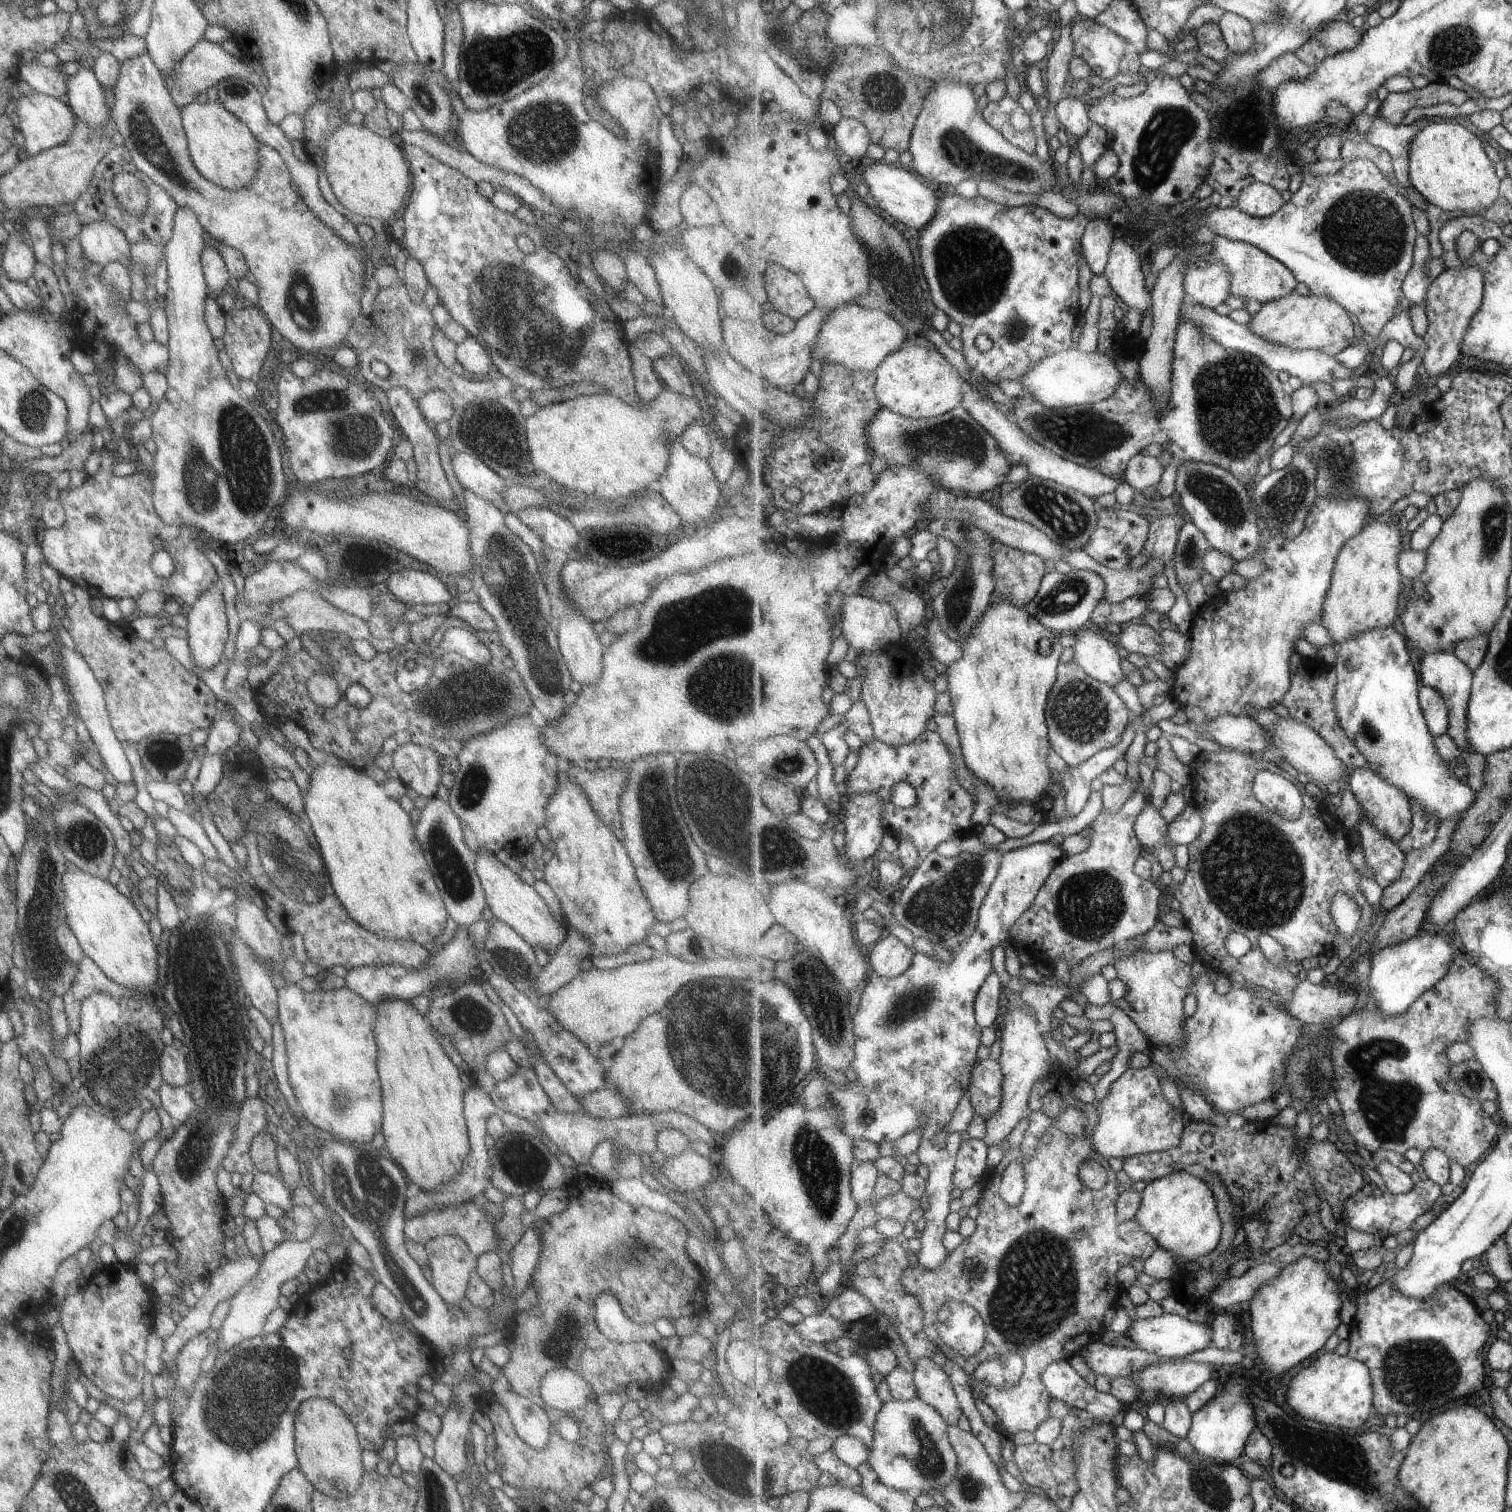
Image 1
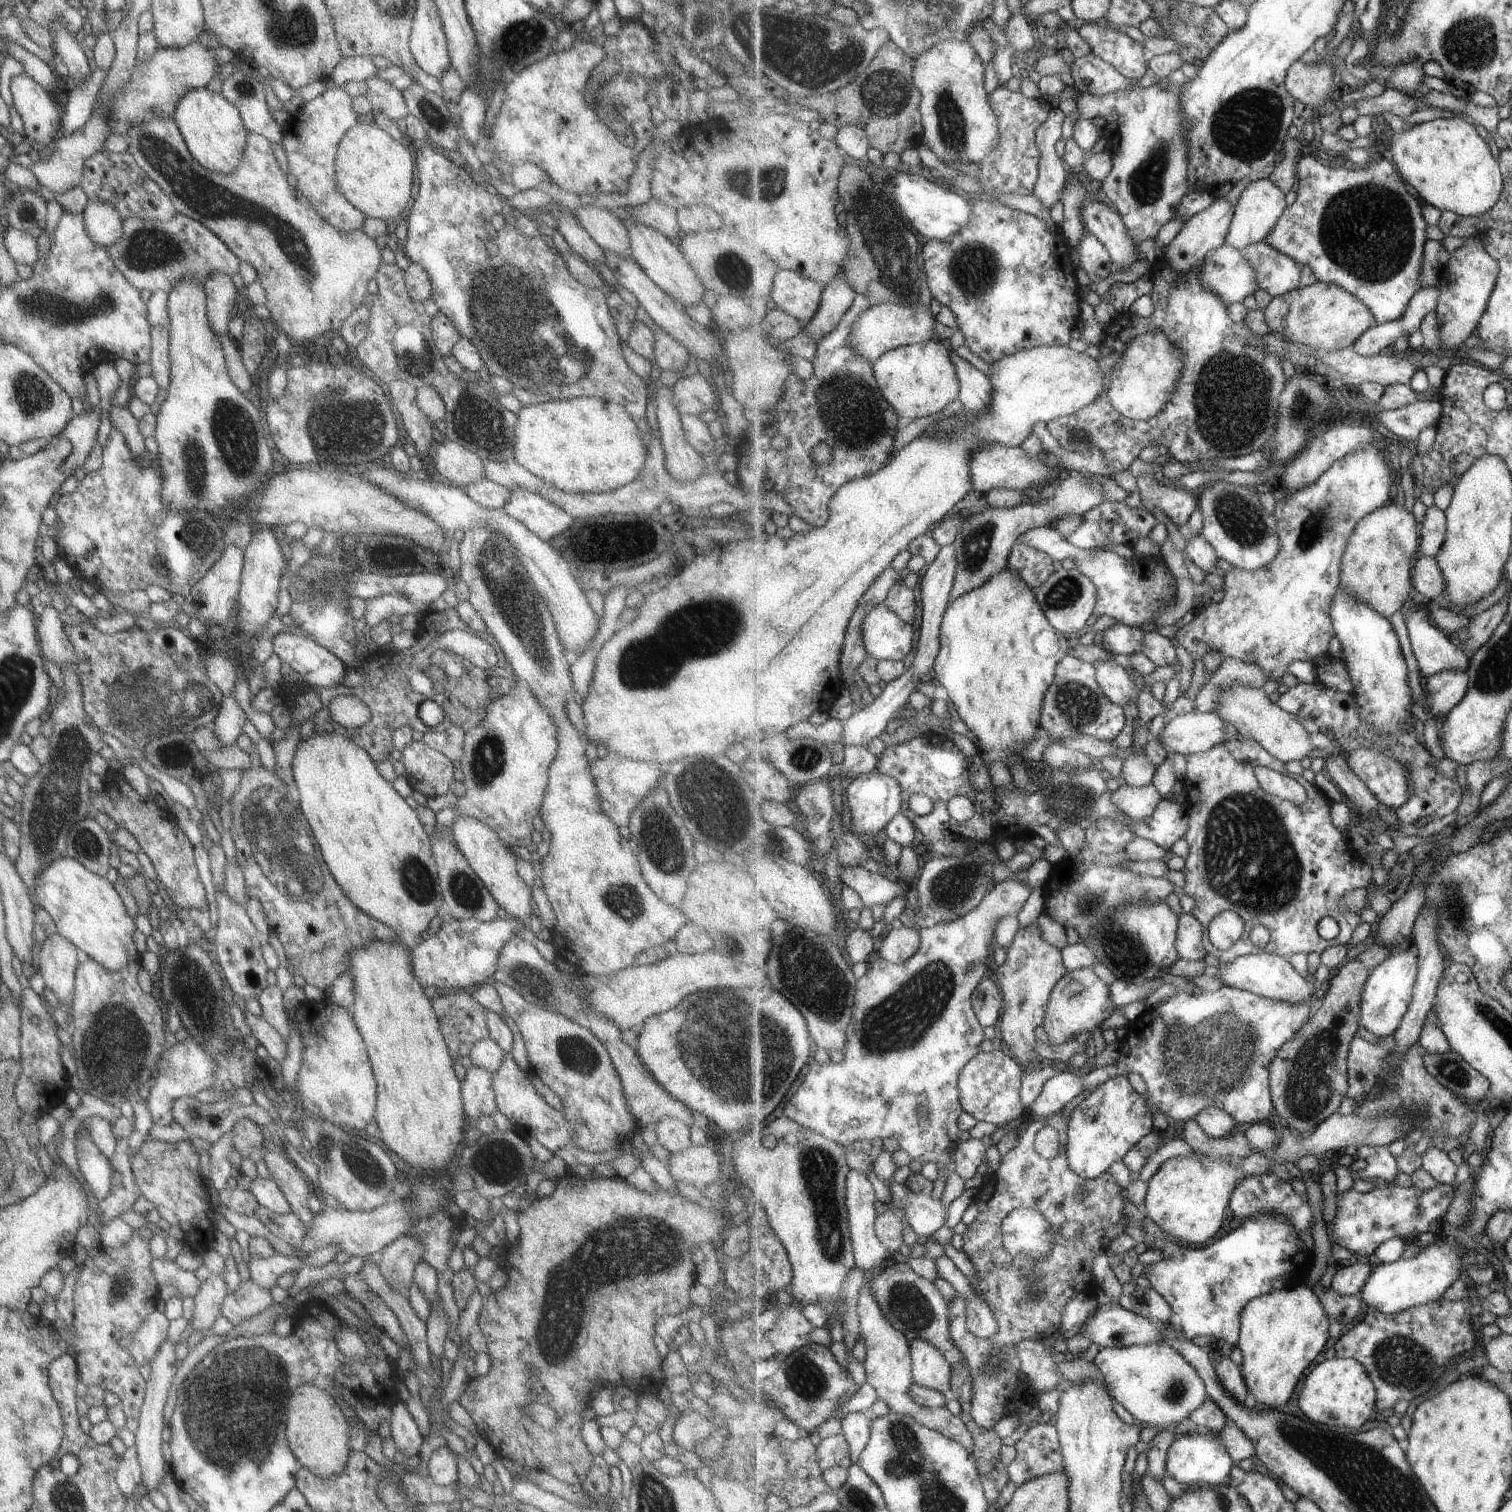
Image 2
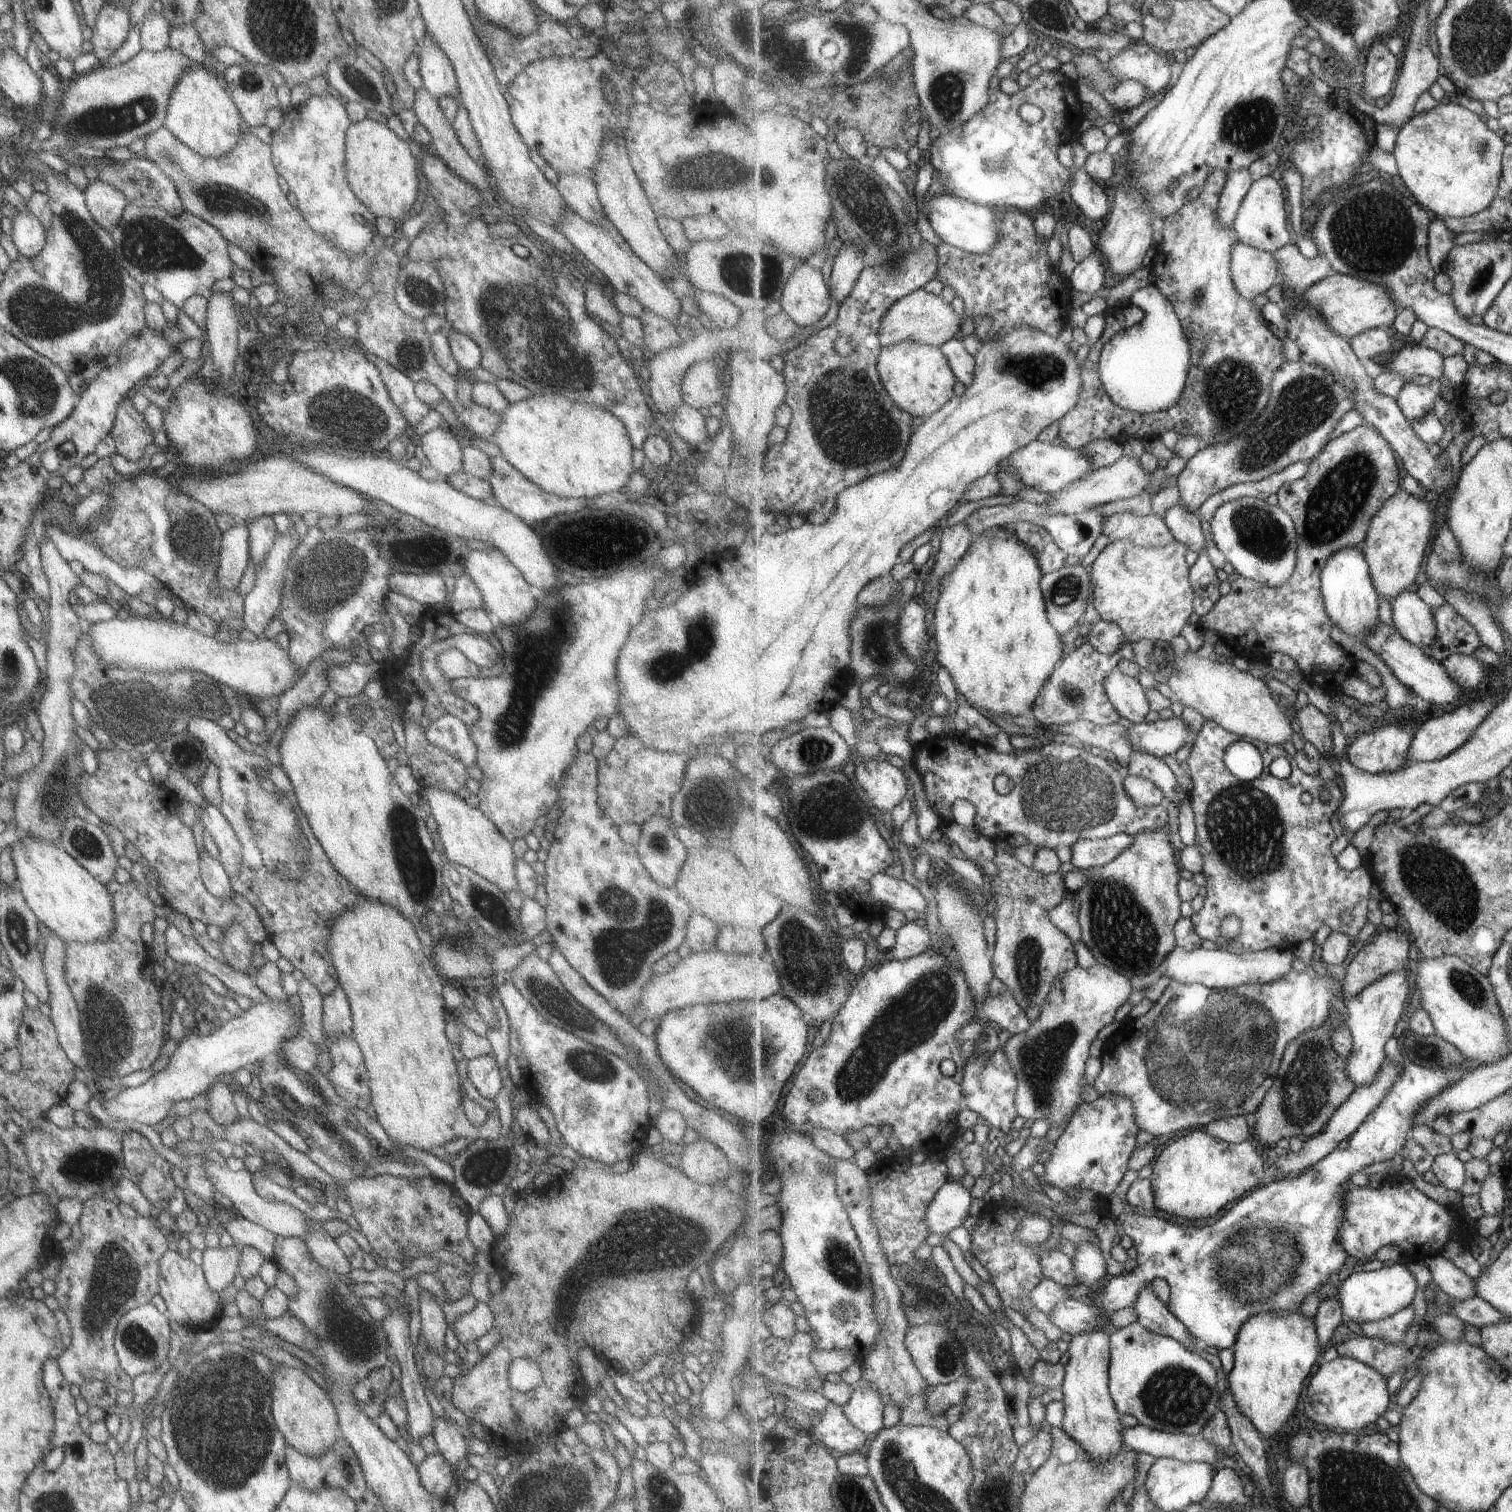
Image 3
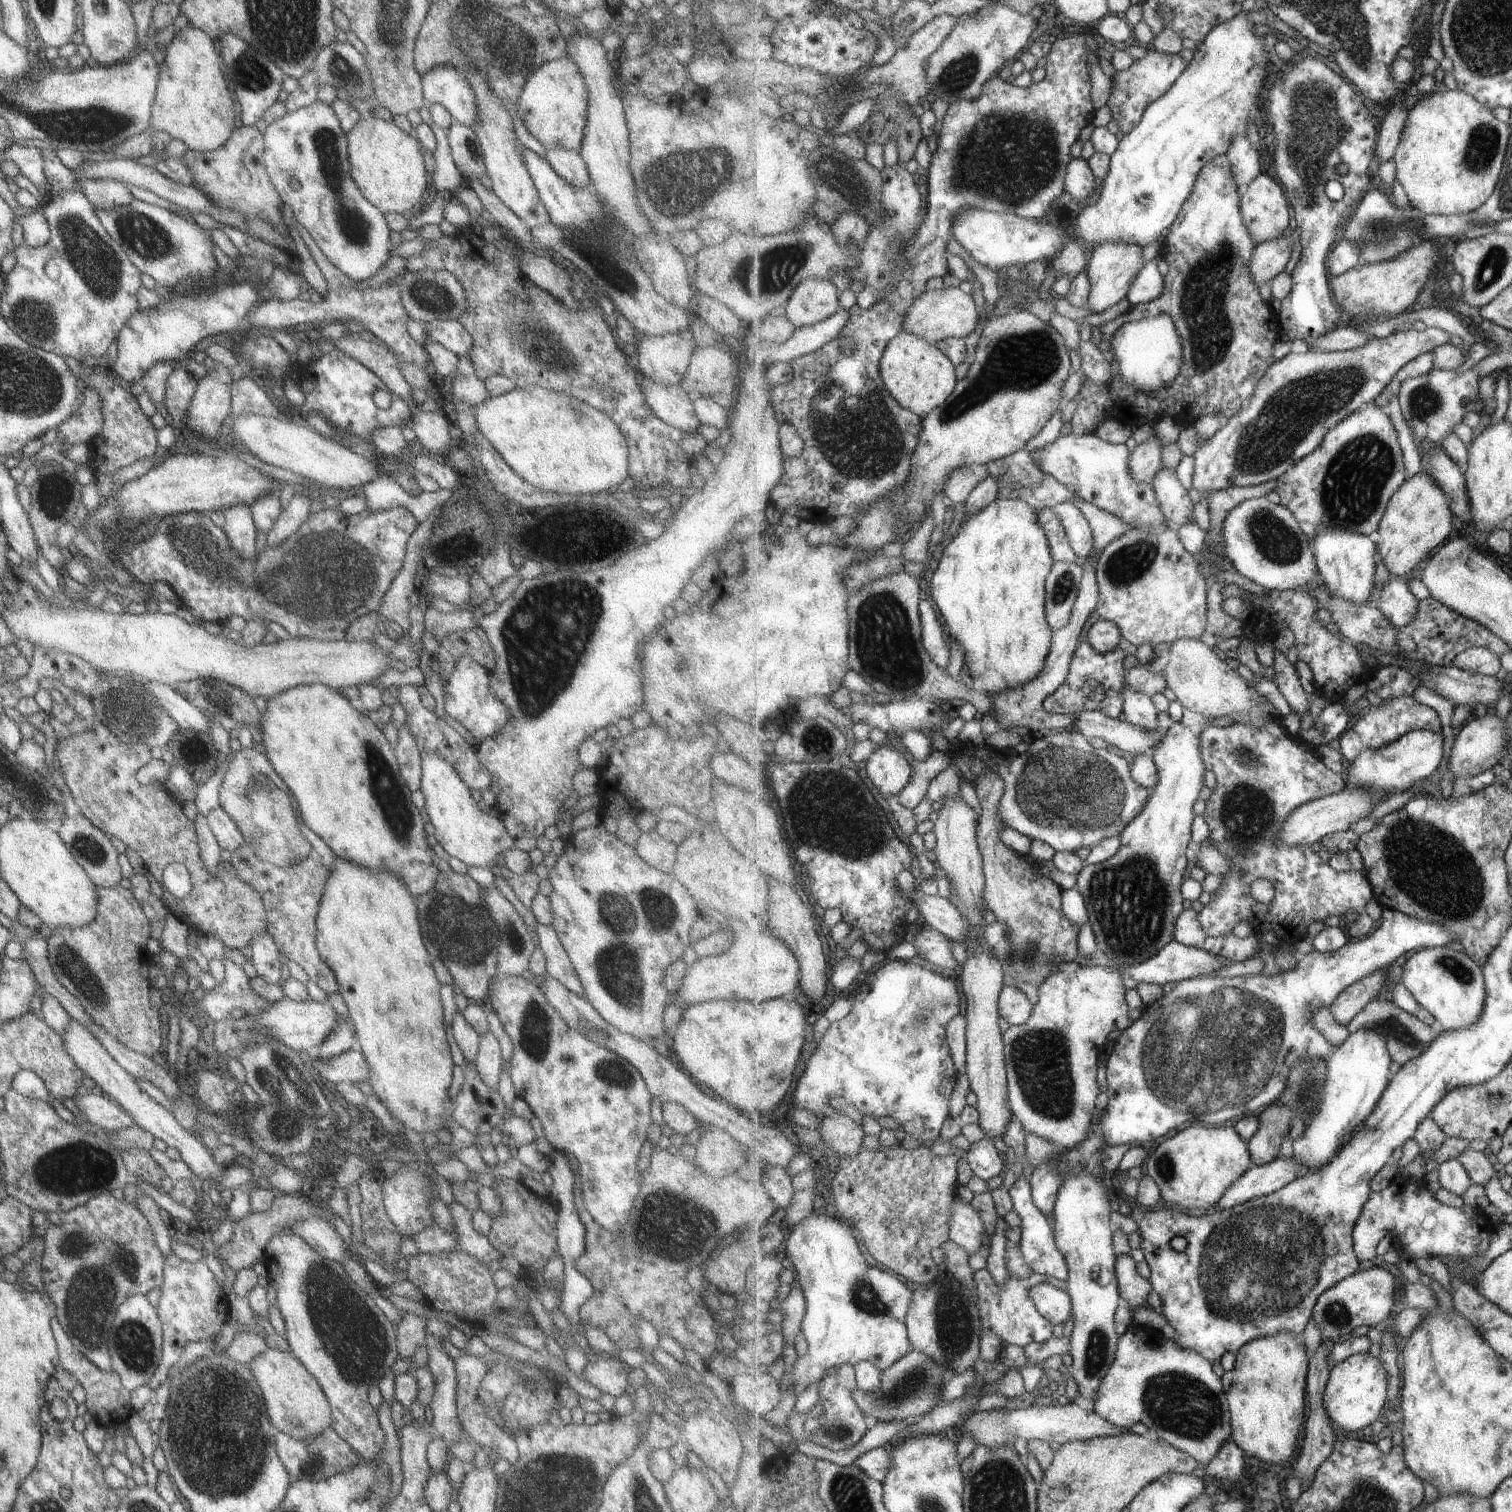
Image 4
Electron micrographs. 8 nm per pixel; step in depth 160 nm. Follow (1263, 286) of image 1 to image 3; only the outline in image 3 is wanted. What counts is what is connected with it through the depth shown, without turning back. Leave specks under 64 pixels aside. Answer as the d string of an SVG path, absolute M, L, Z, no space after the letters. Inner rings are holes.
M1288 244L1285 248L1275 251L1273 256L1278 262L1277 283L1294 293L1335 273L1330 260L1321 255L1307 259L1294 244Z

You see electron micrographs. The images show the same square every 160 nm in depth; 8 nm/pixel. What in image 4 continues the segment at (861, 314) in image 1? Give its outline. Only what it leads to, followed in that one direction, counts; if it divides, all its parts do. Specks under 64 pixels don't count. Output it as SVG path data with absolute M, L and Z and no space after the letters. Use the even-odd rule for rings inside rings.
M958 287L954 289L927 290L919 299L913 301L909 316L904 320L903 331L913 333L925 340L938 344L942 340L951 338L967 338L979 322L979 314L975 310L975 300L971 294L965 294Z

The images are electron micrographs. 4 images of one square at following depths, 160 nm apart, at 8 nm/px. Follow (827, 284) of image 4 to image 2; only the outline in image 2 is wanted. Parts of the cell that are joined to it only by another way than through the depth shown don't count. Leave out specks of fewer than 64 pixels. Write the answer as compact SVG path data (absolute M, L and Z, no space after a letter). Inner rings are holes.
M780 269L768 302L808 323L820 310L824 286L801 273Z

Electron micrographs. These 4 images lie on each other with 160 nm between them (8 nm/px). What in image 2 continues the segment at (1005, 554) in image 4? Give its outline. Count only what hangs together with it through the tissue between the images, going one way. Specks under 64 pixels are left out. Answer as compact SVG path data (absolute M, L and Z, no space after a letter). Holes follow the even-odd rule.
M1008 568L982 587L954 600L946 610L941 630L941 652L935 664L936 682L954 703L957 716L972 732L977 752L987 764L1005 759L1029 766L1027 759L1021 760L1017 753L1038 738L1046 692L1056 679L1057 667L1069 652L1067 635L1049 622L1033 588L1019 572L1011 572Z

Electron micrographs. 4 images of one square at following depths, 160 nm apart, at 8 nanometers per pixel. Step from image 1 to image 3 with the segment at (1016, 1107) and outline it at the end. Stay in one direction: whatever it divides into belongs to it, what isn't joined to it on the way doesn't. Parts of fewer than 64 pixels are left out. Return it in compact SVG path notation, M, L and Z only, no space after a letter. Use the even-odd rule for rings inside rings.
M1005 838L995 844L995 854L991 861L996 865L998 875L986 879L986 885L990 887L989 894L995 904L995 914L993 915L996 922L996 942L992 965L996 978L1002 980L1013 991L1025 1010L1029 1010L1035 1004L1041 1007L1048 1000L1049 993L1053 990L1053 985L1058 977L1078 966L1077 954L1075 954L1074 942L1049 918L1049 911L1059 906L1067 896L1064 876L1061 876L1060 873L1046 875L1021 864L1010 855L1010 847Z

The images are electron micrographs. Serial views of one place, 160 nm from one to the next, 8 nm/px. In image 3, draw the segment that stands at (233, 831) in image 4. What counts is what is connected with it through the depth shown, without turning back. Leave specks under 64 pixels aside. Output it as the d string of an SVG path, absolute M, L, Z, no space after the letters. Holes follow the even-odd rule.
M207 804L198 812L197 820L208 832L217 846L217 860L228 877L239 872L240 844L228 821L221 816L219 808Z

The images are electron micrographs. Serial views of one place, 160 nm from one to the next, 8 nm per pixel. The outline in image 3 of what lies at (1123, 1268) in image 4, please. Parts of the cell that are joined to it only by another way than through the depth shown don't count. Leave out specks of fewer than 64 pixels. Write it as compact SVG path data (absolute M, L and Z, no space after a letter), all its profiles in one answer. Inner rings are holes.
M1150 1283L1141 1291L1135 1310L1139 1322L1151 1332L1178 1340L1193 1352L1200 1345L1198 1338L1168 1309L1168 1305L1153 1294Z

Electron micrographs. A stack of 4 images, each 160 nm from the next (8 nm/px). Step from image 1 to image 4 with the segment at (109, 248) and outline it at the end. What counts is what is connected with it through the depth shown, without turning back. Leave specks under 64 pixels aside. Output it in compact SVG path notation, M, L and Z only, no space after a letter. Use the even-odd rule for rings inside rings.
M87 179L81 181L83 196L95 209L125 206L133 200L125 183L116 180Z

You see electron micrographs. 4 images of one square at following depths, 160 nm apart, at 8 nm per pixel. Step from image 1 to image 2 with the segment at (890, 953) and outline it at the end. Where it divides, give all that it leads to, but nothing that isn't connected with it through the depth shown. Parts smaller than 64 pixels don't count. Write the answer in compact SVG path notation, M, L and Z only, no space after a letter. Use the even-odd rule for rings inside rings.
M907 925L891 930L886 936L880 938L877 952L881 959L890 963L904 963L917 954L921 948L922 935Z

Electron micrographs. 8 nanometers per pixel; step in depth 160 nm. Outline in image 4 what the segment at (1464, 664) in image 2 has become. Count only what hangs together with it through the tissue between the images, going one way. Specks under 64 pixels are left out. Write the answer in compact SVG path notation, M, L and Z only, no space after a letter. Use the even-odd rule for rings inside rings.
M1391 575L1383 588L1374 588L1374 596L1370 604L1382 610L1397 629L1415 622L1420 600L1406 580Z

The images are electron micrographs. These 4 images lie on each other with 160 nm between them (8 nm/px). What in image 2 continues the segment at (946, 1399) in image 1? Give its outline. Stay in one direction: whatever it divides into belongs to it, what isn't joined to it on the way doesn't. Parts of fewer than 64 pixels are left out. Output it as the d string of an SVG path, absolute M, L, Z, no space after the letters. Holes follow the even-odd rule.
M915 1339L909 1345L915 1382L950 1396L953 1371L944 1354L929 1341Z

